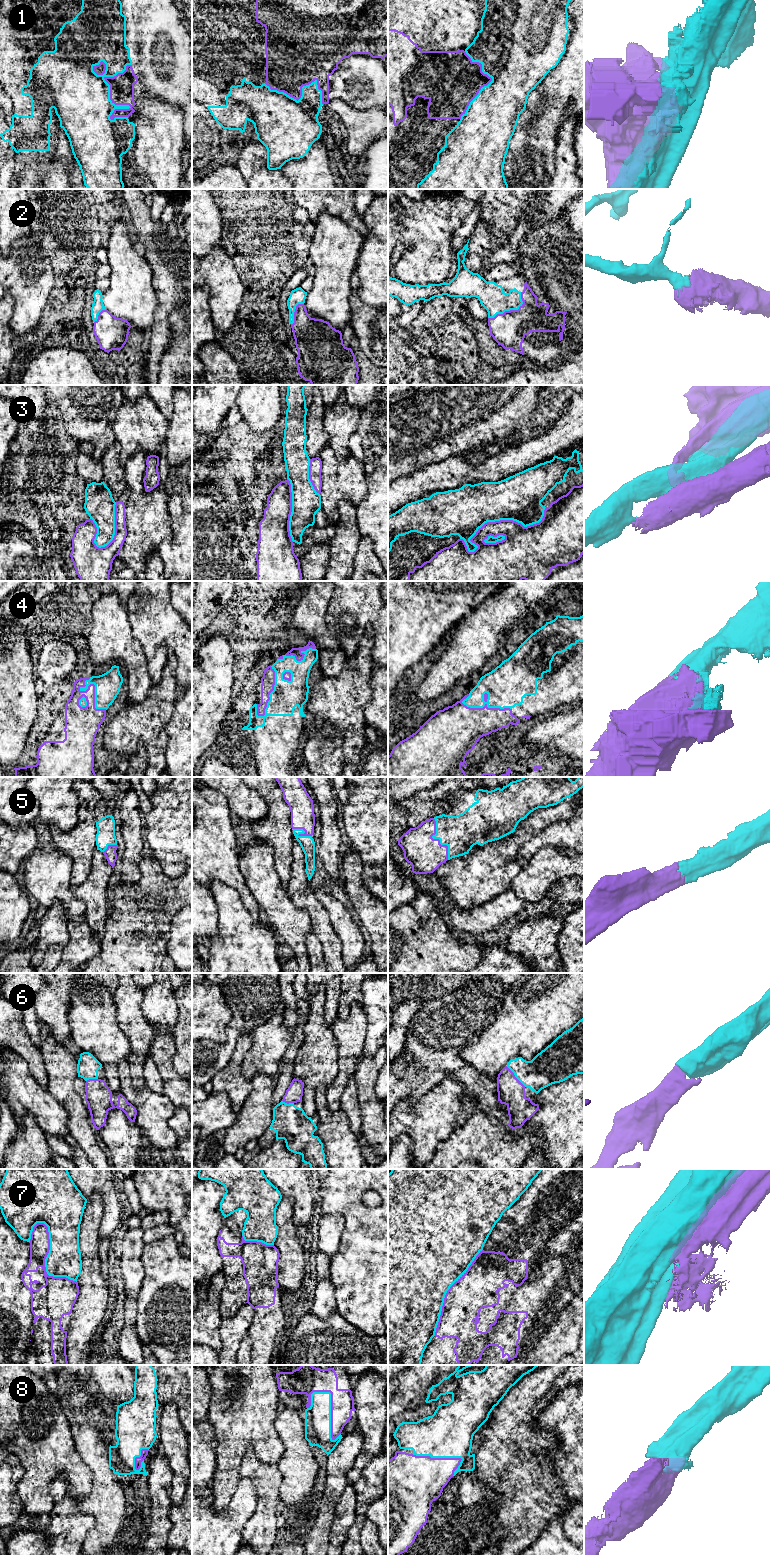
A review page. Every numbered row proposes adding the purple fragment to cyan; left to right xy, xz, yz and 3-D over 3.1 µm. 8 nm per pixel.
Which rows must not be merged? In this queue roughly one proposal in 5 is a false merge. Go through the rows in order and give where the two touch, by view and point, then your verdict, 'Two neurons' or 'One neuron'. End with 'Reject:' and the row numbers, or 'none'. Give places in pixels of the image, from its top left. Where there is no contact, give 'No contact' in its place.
1: Touches cyan at xy (109, 97). Two neurons
2: Touches cyan at yz (511, 309). One neuron
3: Touches cyan at yz (495, 520). Two neurons
4: Touches cyan at yz (487, 705). One neuron
5: Touches cyan at yz (438, 838). One neuron
6: Touches cyan at yz (515, 1076). One neuron
7: Touches cyan at xy (45, 1260). Two neurons
8: Touches cyan at xz (330, 1408). One neuron
Reject: 1, 3, 7

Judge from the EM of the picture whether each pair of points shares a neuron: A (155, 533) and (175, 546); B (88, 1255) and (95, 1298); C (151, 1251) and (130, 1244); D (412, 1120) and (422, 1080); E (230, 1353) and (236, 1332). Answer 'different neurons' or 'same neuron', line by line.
A: different neurons
B: same neuron
C: different neurons
D: different neurons
E: same neuron

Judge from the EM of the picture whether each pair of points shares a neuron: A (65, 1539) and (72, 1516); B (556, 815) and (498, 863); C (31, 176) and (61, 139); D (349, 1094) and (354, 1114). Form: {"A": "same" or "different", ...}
{"A": "same", "B": "same", "C": "same", "D": "same"}

